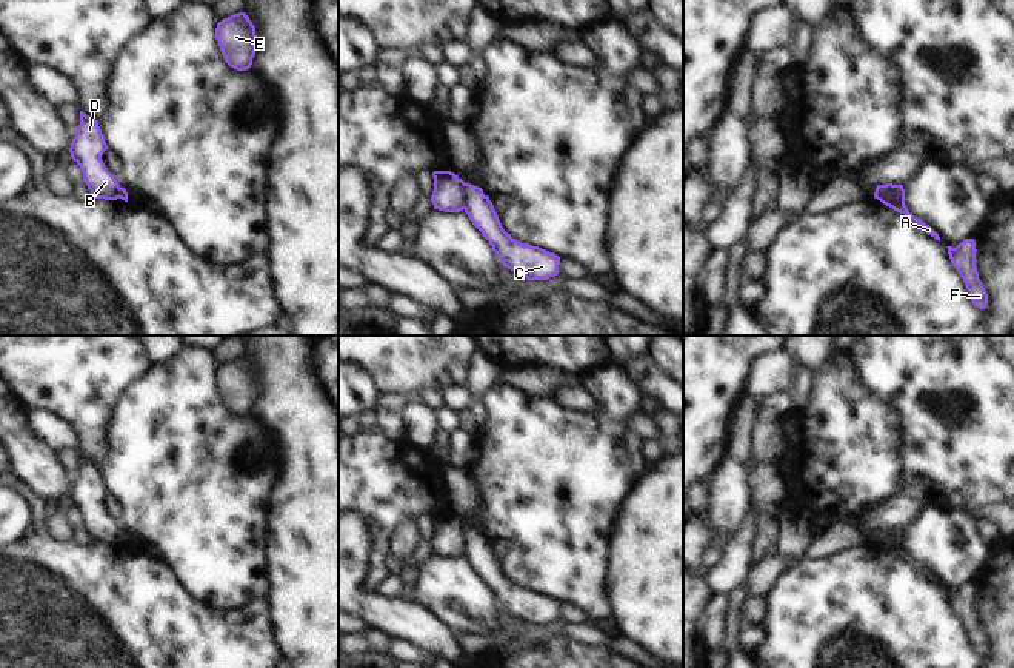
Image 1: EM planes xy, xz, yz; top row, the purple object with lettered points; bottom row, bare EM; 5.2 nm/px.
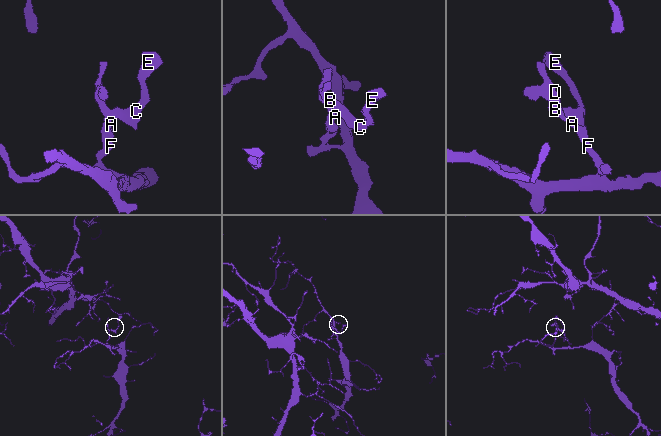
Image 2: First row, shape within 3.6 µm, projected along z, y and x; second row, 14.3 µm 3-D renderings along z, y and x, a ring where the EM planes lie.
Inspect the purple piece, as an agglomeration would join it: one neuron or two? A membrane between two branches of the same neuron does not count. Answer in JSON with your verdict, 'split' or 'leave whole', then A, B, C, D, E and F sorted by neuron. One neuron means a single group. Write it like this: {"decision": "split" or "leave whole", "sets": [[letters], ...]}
{"decision": "split", "sets": [["A", "B", "D", "F"], ["C", "E"]]}

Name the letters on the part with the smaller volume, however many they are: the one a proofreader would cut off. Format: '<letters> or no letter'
C, E

